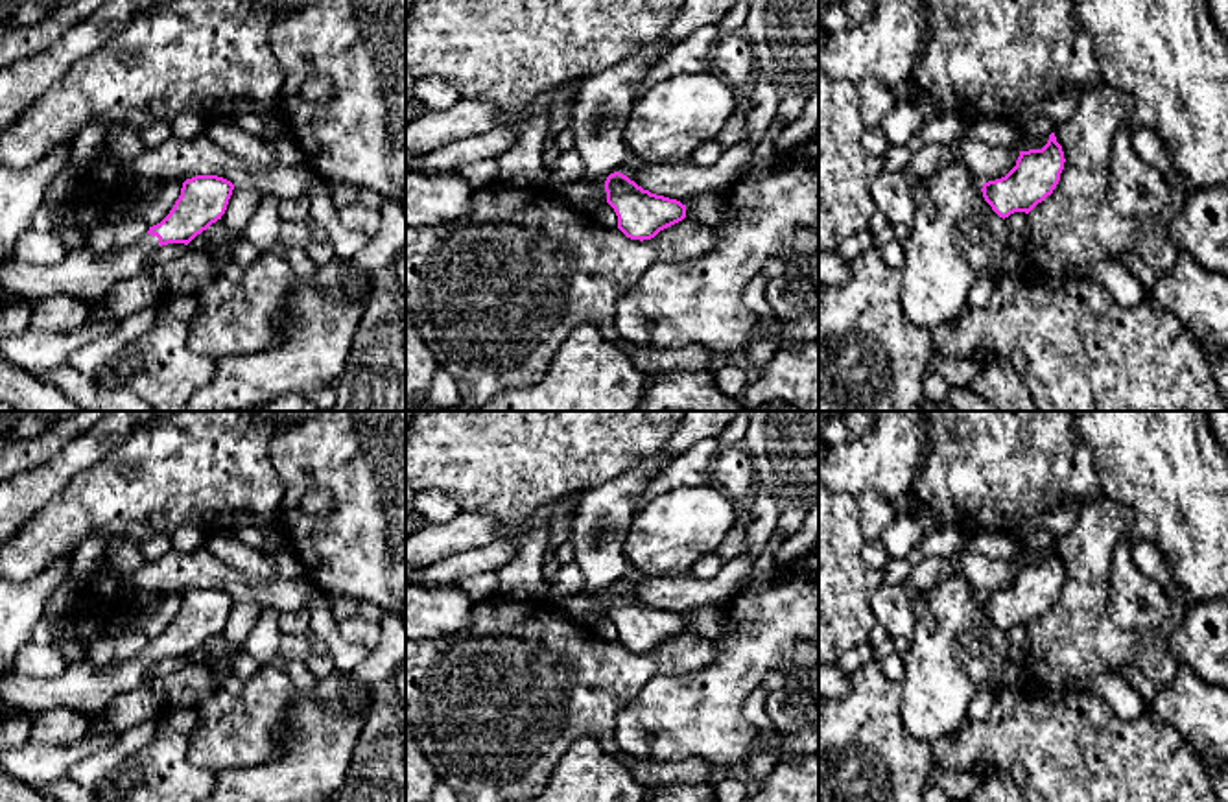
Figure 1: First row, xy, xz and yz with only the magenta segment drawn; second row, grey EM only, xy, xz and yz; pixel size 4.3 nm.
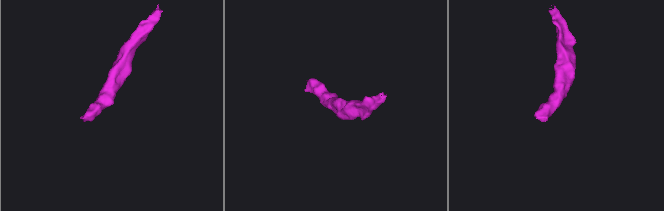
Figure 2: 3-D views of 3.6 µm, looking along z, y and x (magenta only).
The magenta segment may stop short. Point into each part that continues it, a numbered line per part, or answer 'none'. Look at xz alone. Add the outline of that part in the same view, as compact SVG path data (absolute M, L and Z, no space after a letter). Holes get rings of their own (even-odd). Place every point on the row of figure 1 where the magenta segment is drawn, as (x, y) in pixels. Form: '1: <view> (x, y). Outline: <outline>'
none

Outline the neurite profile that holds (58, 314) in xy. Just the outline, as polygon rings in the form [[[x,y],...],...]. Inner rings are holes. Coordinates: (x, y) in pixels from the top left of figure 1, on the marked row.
[[[55,295],[39,301],[33,312],[33,326],[50,332],[68,332],[81,326],[90,312],[90,304],[81,299]]]

